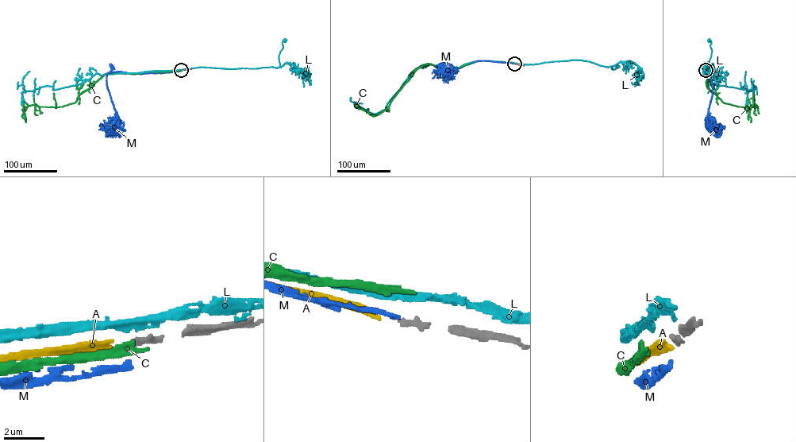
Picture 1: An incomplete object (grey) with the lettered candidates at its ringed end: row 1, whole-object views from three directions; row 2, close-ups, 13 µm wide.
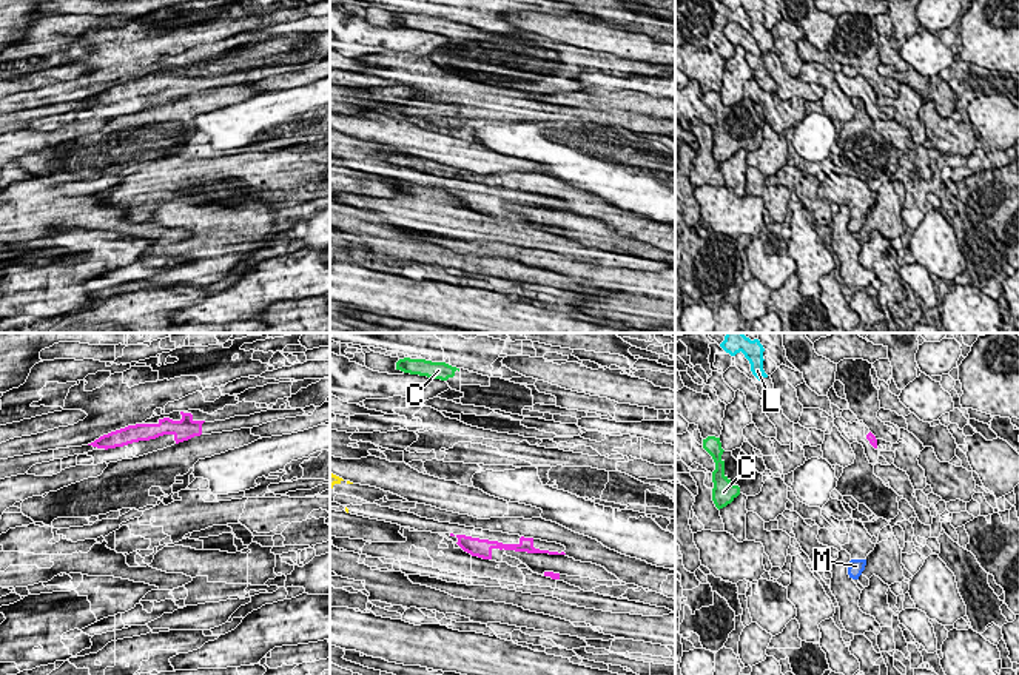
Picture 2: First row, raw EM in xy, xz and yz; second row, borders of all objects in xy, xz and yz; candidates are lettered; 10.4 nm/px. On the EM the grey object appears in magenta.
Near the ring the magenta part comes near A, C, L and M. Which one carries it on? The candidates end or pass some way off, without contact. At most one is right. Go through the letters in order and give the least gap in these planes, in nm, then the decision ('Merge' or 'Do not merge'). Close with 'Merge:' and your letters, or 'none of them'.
A: Distance 1100 nm. Merge
C: Distance 1400 nm. Do not merge
L: Distance 1200 nm. Do not merge
M: Distance 1150 nm. Do not merge
Merge: A

